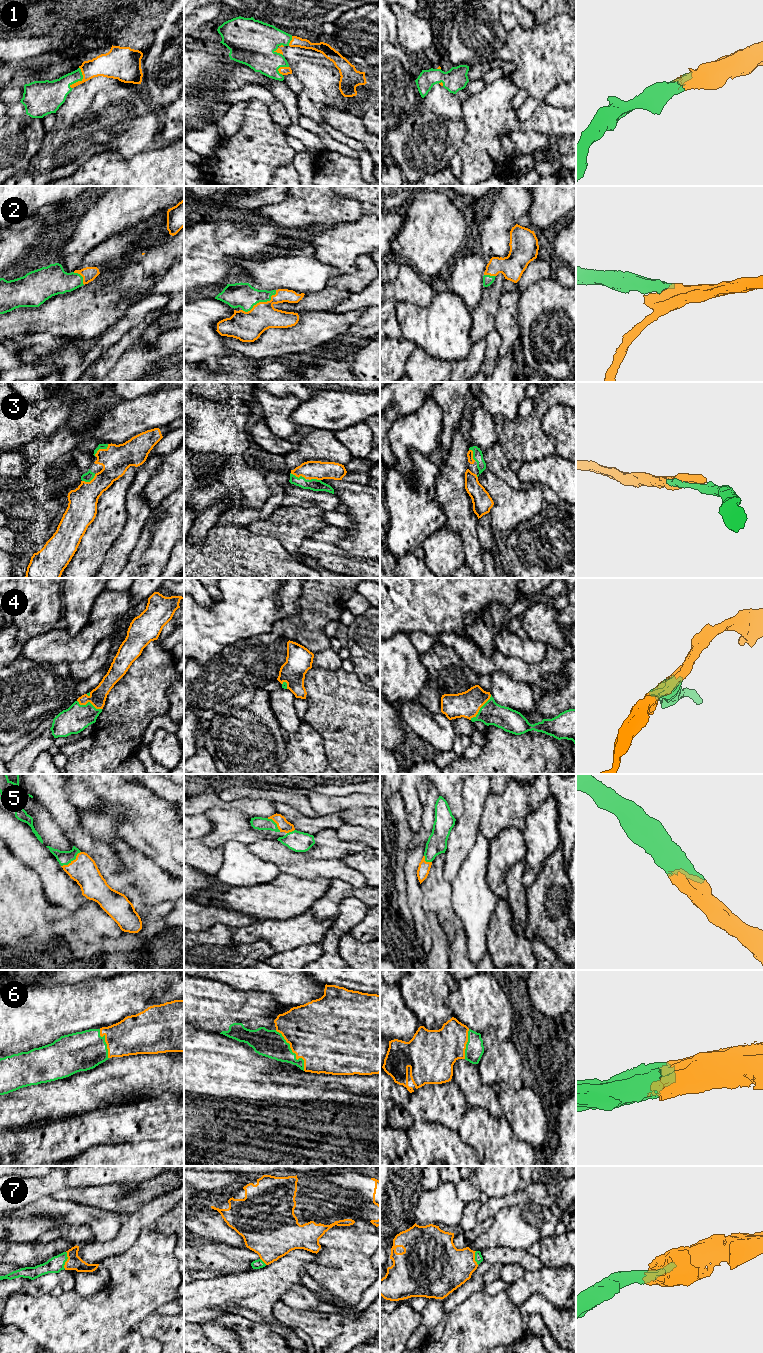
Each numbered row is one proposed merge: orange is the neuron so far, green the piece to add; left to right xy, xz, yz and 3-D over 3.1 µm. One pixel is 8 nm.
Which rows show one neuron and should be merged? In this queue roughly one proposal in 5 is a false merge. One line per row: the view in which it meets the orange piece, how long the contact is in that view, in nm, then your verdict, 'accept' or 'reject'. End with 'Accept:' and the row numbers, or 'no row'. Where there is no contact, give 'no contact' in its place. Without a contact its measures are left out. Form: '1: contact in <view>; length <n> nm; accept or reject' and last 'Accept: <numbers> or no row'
1: contact in xy; length 190 nm; accept
2: contact in xz; length 320 nm; accept
3: contact in xy; length 150 nm; accept
4: contact in yz; length 260 nm; accept
5: contact in xy; length 200 nm; accept
6: contact in xz; length 400 nm; accept
7: contact in xy; length 140 nm; accept
Accept: 1, 2, 3, 4, 5, 6, 7

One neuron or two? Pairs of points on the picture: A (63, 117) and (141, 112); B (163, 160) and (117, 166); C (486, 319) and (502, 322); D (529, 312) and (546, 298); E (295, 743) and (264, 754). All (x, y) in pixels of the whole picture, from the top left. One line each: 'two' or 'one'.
A: one
B: one
C: two
D: one
E: two

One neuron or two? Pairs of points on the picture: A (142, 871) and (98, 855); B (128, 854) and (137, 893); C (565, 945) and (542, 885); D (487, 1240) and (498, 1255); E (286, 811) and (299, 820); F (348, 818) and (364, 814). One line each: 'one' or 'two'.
A: one
B: one
C: one
D: two
E: one
F: one

